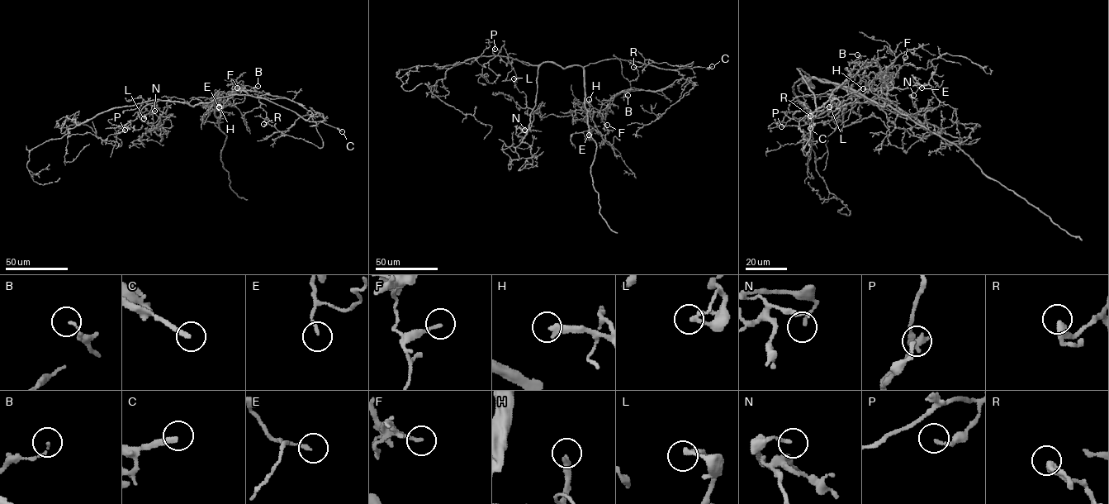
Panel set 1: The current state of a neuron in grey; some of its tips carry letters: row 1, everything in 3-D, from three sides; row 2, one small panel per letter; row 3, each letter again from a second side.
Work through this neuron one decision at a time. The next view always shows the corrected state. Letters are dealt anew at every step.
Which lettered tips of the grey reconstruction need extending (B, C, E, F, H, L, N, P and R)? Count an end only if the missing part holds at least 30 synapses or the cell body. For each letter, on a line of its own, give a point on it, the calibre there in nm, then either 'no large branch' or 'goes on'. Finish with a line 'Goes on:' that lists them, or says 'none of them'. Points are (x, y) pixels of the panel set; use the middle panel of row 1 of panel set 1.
B: (627, 95) | 110 nm | no large branch
C: (712, 66) | 260 nm | goes on
E: (589, 135) | 150 nm | no large branch
F: (607, 125) | 140 nm | no large branch
H: (589, 99) | 320 nm | goes on
L: (514, 78) | 180 nm | no large branch
N: (524, 130) | 150 nm | no large branch
P: (495, 49) | 180 nm | no large branch
R: (633, 67) | 440 nm | no large branch
Goes on: C, H

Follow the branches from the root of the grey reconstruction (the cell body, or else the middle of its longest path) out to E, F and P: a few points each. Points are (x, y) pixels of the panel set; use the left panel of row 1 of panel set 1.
E: (186, 103), (193, 106), (213, 101), (215, 115), (219, 118), (222, 106), (228, 104), (224, 100), (219, 106)
F: (186, 103), (193, 106), (213, 101), (215, 115), (219, 118), (232, 87), (234, 85), (234, 88), (237, 87)
P: (186, 103), (160, 100), (149, 103), (135, 119), (122, 127), (125, 130)

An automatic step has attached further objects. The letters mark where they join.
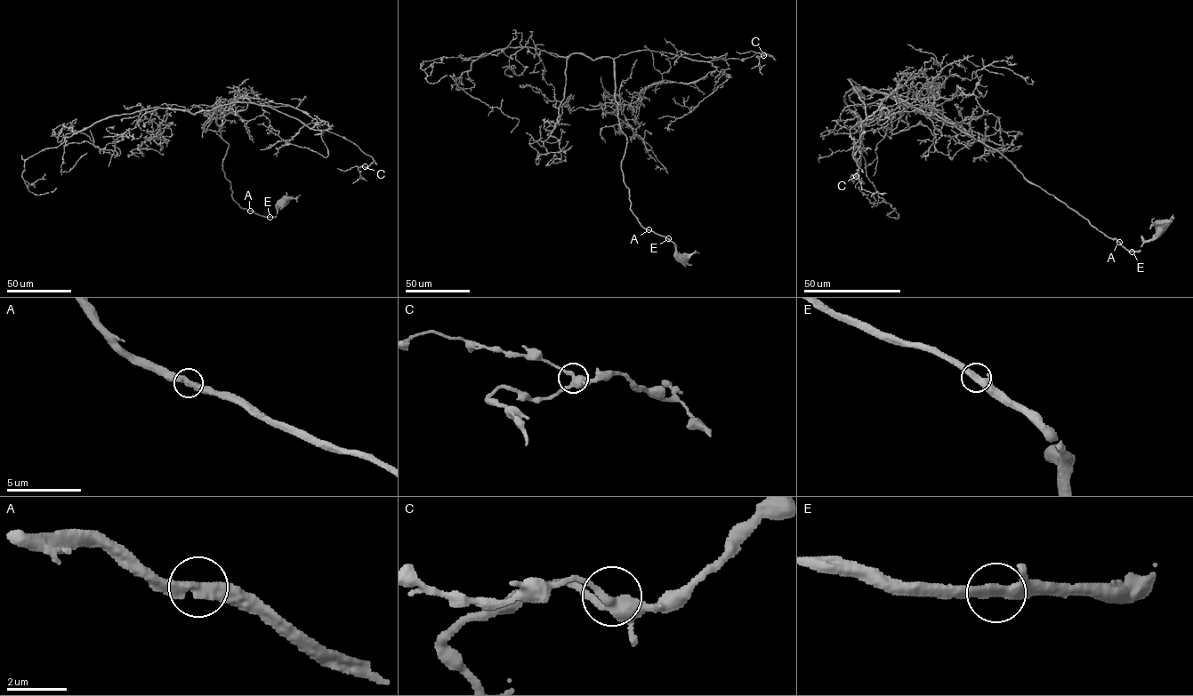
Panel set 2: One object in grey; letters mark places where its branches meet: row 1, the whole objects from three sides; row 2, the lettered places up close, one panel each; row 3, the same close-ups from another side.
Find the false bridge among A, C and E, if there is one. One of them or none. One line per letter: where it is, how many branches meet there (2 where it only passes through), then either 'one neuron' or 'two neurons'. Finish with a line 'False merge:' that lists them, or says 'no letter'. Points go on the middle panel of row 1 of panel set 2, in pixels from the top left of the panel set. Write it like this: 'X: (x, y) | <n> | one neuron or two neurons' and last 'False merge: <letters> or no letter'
A: (648, 229) | 2 | one neuron
C: (763, 55) | 4 | one neuron
E: (668, 238) | 2 | one neuron
False merge: no letter

